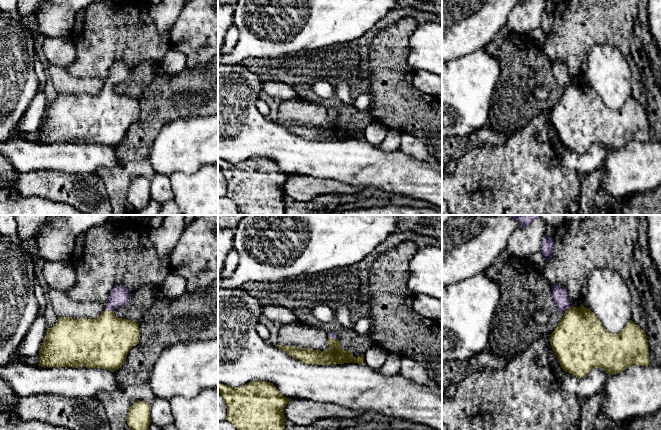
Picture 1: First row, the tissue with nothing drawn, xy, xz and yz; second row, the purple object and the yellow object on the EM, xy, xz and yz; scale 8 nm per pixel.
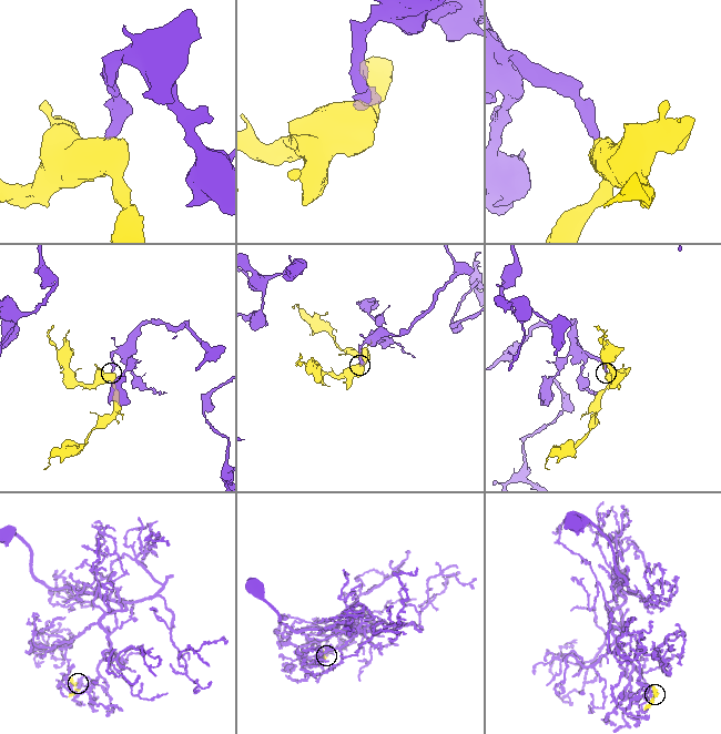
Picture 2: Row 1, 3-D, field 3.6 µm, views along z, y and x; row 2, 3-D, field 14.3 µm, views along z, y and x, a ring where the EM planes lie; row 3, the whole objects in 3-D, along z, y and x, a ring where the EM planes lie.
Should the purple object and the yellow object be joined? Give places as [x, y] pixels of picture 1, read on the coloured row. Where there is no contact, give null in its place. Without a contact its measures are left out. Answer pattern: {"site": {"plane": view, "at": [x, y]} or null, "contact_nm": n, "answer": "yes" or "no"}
{"site": {"plane": "xy", "at": [109, 310]}, "contact_nm": 70, "answer": "yes"}

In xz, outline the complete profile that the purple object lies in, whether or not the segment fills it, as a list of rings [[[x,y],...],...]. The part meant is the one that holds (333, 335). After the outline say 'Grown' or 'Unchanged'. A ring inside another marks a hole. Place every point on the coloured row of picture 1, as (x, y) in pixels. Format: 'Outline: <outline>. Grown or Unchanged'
Outline: [[[337,333],[328,334],[329,348],[326,351],[309,350],[306,348],[296,348],[294,346],[275,345],[278,349],[306,364],[331,365],[344,363],[364,364],[363,355],[354,357],[349,350],[340,348]]]. Grown

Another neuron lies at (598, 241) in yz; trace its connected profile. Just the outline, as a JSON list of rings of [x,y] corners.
[[[586,215],[581,221],[564,221],[555,228],[552,236],[554,248],[542,274],[551,285],[563,286],[572,303],[582,300],[593,269],[608,268],[617,271],[629,288],[632,300],[632,321],[647,331],[646,313],[642,299],[631,279],[630,266],[636,243],[637,222],[635,215]]]

